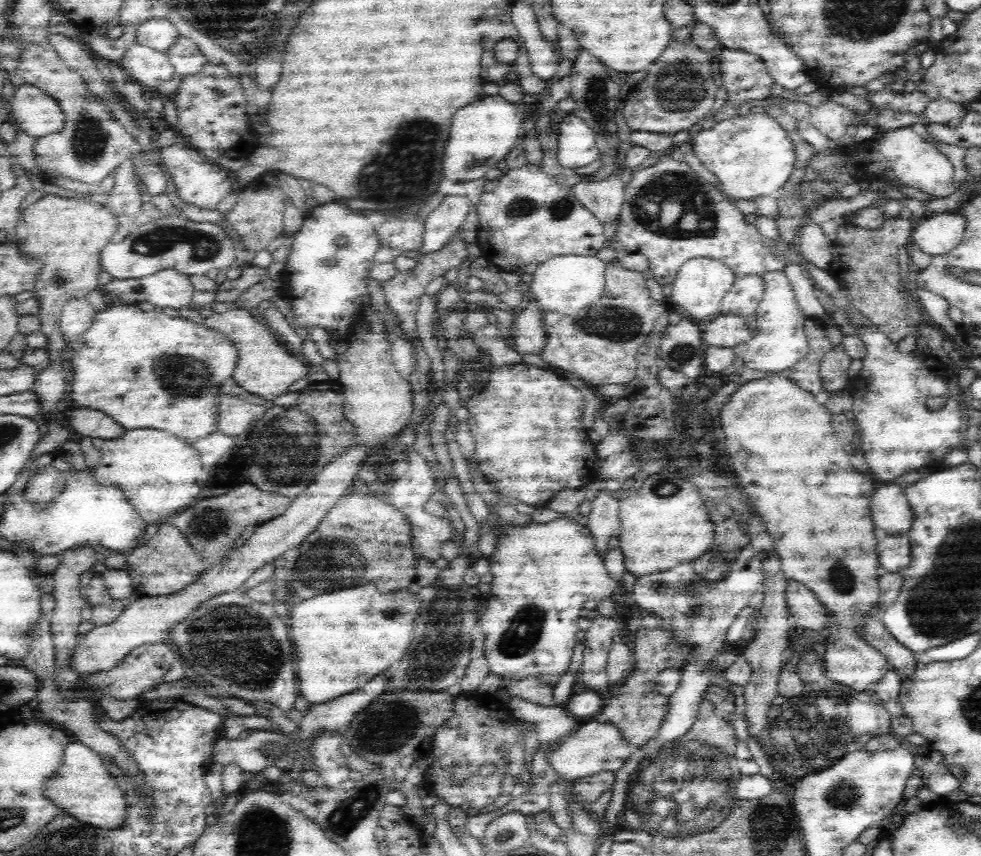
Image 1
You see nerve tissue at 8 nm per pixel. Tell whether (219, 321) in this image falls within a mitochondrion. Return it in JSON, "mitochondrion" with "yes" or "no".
{"mitochondrion":"no"}

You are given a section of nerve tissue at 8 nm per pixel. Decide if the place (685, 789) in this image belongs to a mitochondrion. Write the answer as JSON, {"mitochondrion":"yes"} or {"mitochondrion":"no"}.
{"mitochondrion":"yes"}

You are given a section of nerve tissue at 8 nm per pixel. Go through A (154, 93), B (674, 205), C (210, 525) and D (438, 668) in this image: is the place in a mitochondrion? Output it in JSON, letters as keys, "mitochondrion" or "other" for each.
{"A":"other","B":"mitochondrion","C":"mitochondrion","D":"mitochondrion"}

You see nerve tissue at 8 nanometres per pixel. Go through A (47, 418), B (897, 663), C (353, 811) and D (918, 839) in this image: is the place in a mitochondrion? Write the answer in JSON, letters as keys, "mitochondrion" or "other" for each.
{"A":"other","B":"other","C":"mitochondrion","D":"other"}

